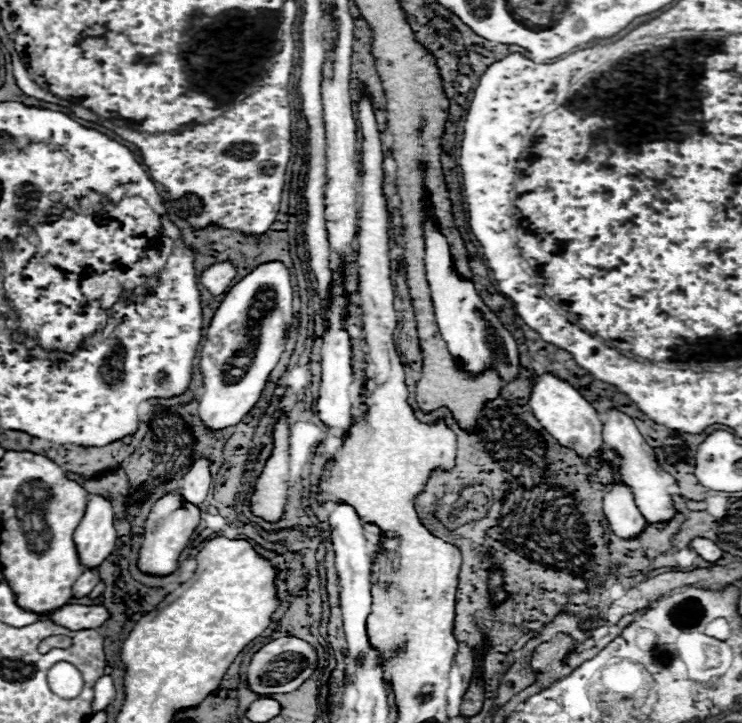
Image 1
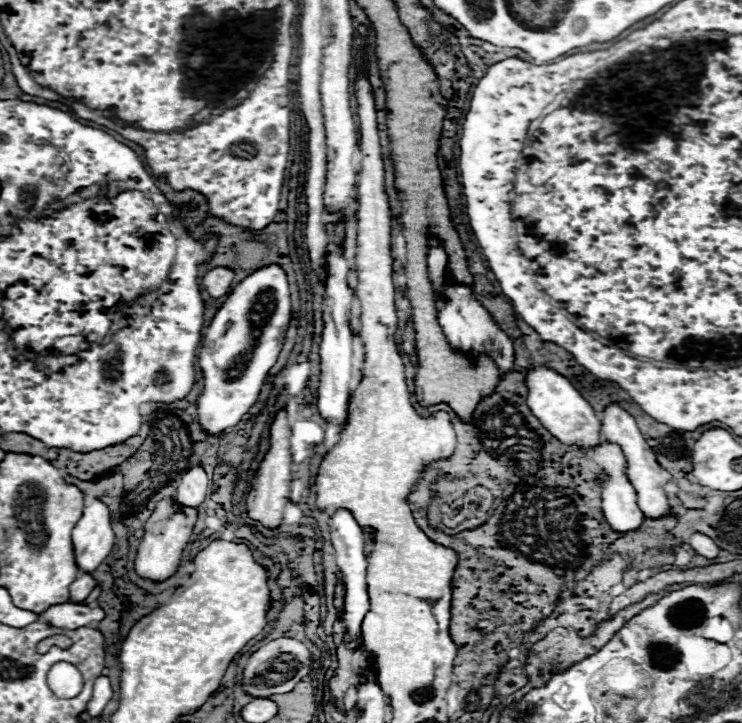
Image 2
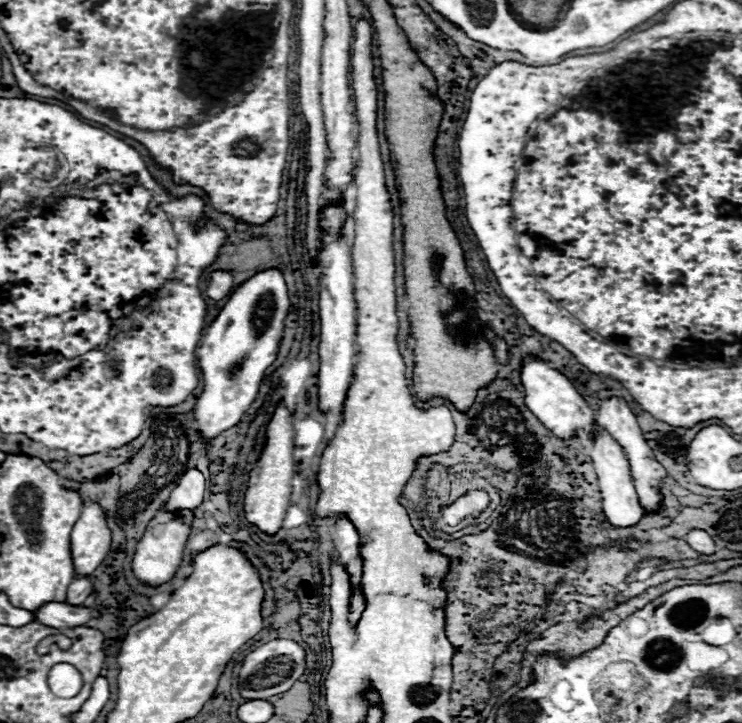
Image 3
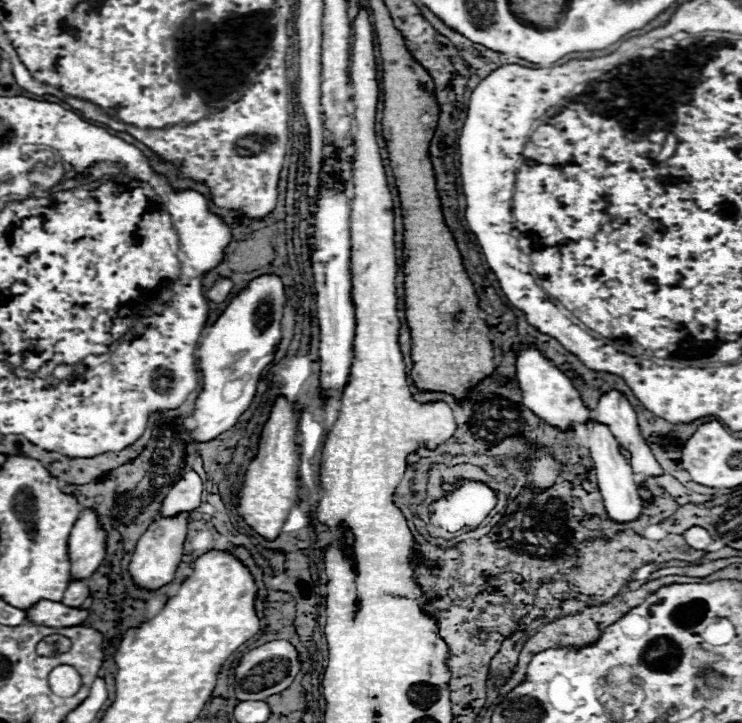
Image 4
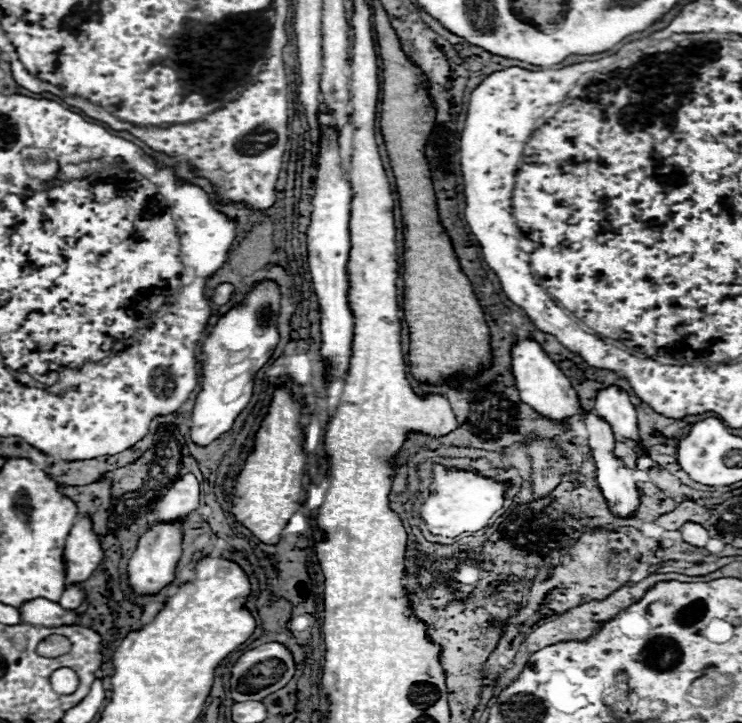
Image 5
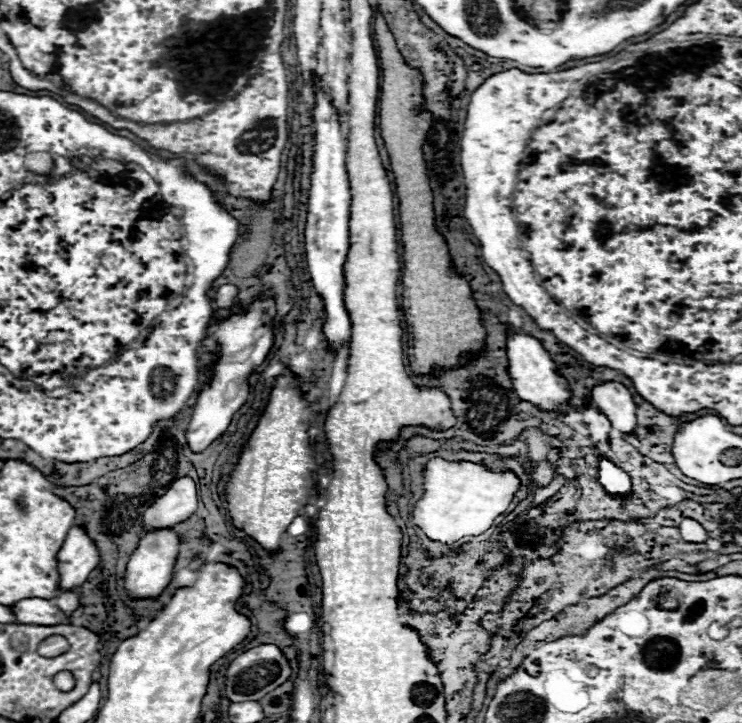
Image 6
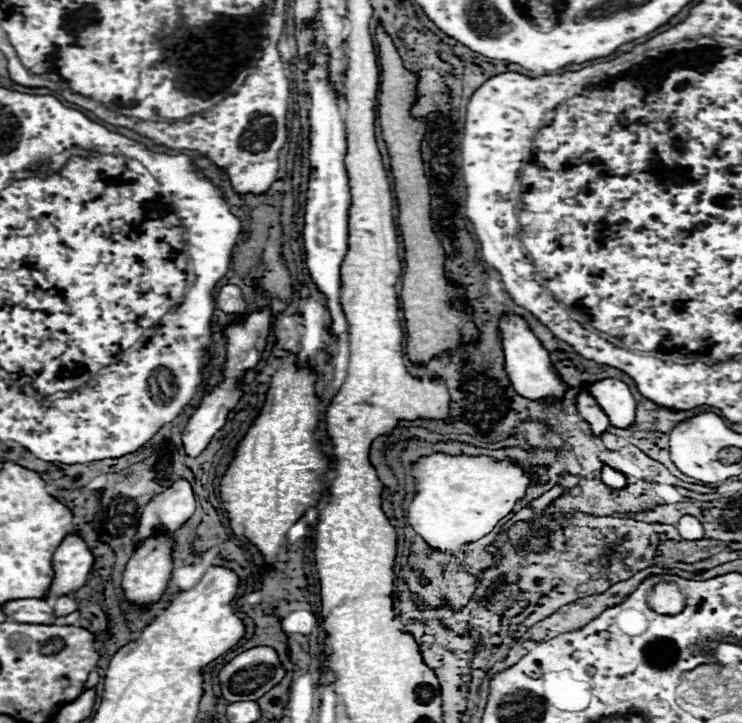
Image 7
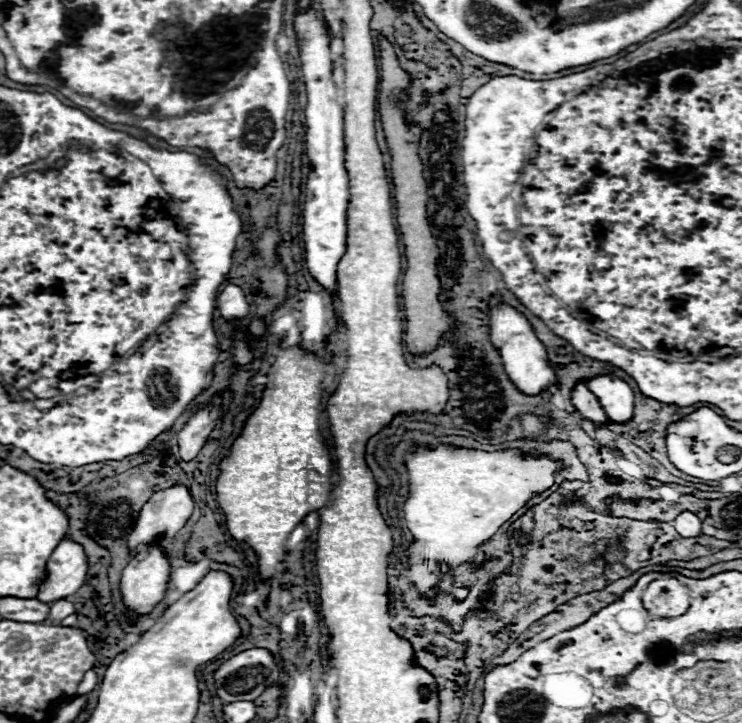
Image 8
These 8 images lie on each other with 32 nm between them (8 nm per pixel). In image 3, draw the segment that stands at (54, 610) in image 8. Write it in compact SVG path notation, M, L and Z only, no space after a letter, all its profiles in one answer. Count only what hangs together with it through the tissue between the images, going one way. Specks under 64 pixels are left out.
M76 578L68 592L66 592L66 604L82 604L92 592L92 584L88 578Z

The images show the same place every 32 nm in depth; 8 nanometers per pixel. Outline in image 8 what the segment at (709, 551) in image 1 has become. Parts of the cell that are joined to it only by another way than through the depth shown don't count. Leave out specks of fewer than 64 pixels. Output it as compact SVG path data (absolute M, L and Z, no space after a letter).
M684 510L682 514L678 514L674 520L672 520L672 526L678 530L680 536L686 536L686 538L692 538L692 536L700 536L702 534L702 524L698 520L696 514Z

